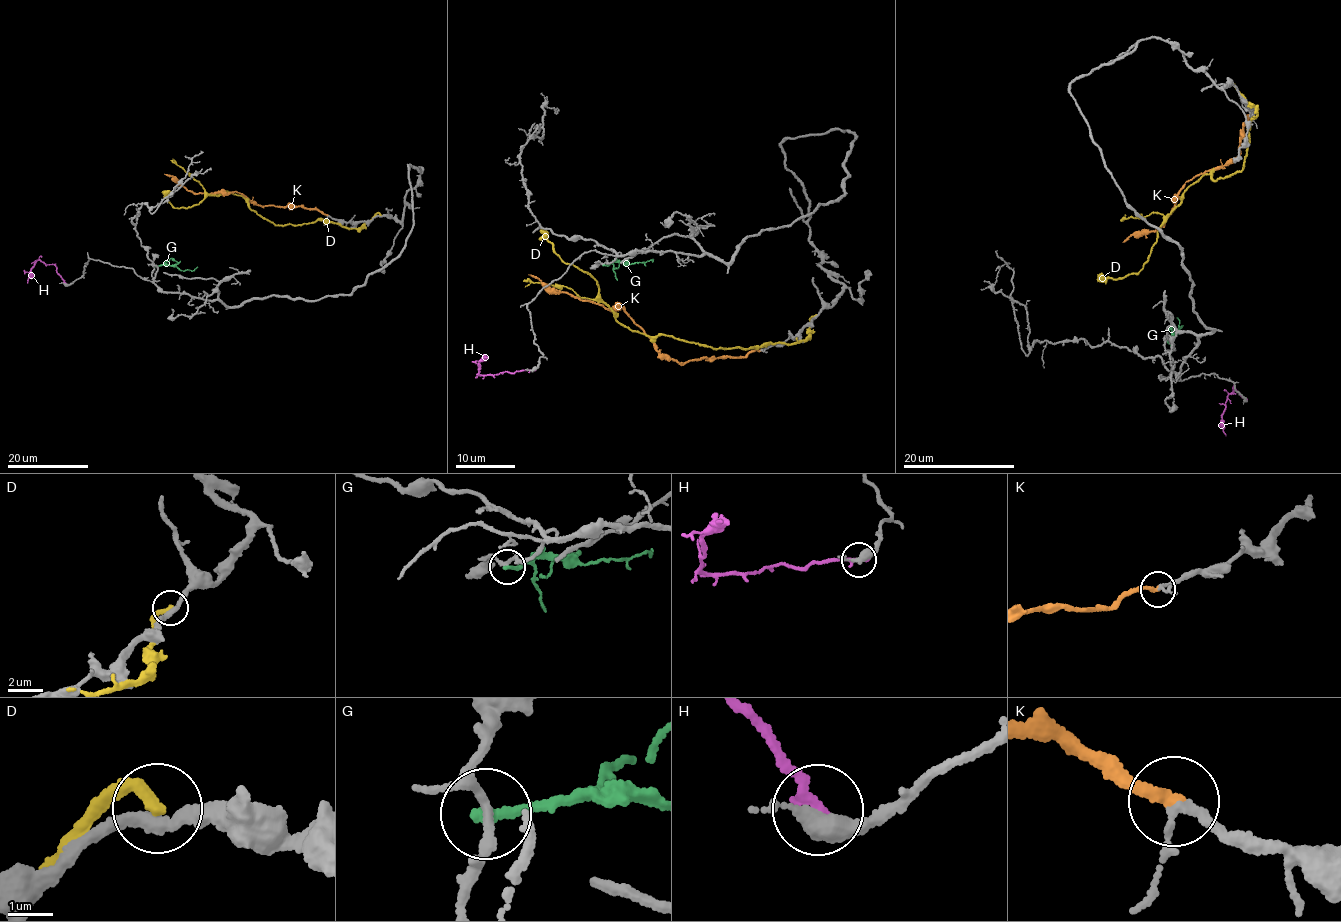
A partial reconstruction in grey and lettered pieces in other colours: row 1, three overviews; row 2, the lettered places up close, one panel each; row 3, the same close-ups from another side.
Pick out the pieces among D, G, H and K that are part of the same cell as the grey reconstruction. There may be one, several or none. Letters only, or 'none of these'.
K

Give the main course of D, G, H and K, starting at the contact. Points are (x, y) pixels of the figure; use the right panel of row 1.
D: (1234, 85), (1257, 110), (1247, 126), (1242, 169), (1216, 180), (1205, 174), (1187, 188), (1139, 271), (1097, 274)
G: (1171, 351), (1171, 339), (1180, 330), (1177, 317)
H: (1245, 398), (1234, 388), (1232, 393), (1227, 394), (1222, 415), (1226, 436)
K: (1251, 116), (1239, 136), (1240, 154), (1227, 165), (1186, 182), (1174, 197), (1165, 225), (1123, 242)

